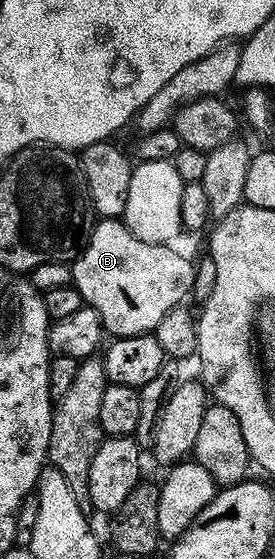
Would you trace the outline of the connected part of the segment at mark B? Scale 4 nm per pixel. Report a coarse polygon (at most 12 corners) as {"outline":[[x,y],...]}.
{"outline":[[99,220],[71,284],[123,330],[153,332],[191,290],[195,264]]}

